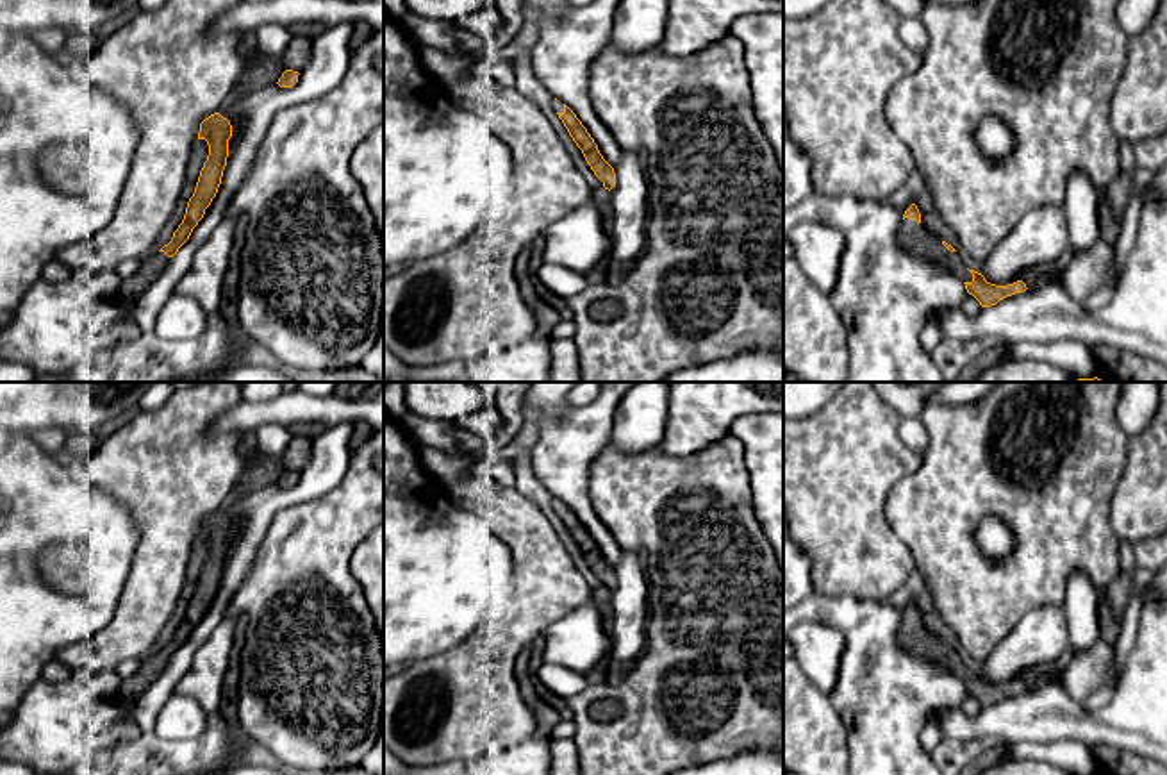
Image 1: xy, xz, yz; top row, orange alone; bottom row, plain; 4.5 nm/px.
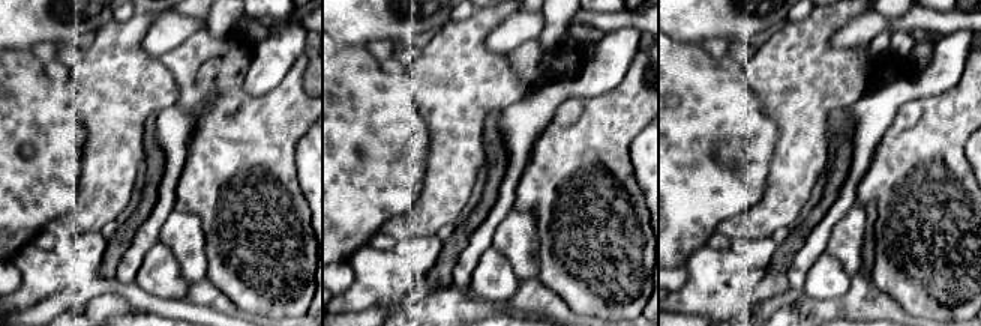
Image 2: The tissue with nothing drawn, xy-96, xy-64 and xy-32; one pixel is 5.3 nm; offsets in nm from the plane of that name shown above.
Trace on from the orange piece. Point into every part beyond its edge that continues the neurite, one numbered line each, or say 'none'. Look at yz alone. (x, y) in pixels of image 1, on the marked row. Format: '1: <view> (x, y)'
1: yz (914, 238)

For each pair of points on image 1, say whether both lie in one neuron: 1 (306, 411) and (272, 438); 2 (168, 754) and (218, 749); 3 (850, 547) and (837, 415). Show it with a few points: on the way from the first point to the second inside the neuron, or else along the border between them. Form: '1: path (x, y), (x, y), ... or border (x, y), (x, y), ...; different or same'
1: border (288, 425), (261, 424), (256, 429); different
2: path (181, 754), (206, 752); same
3: path (837, 515), (837, 447); same

